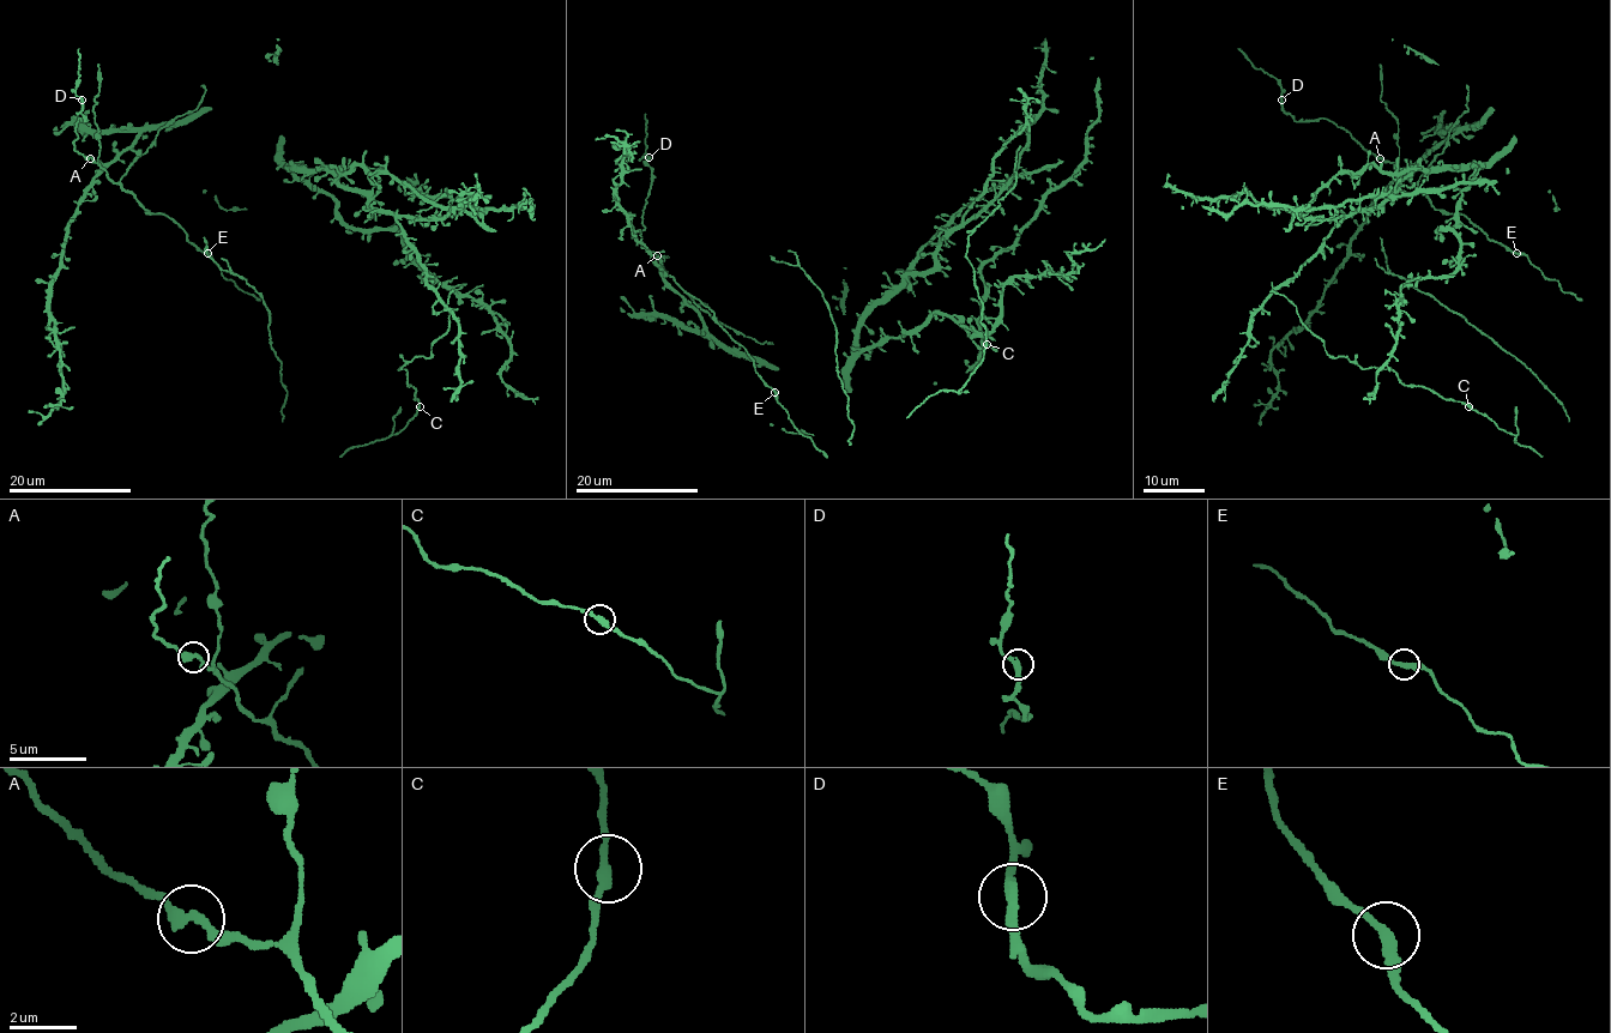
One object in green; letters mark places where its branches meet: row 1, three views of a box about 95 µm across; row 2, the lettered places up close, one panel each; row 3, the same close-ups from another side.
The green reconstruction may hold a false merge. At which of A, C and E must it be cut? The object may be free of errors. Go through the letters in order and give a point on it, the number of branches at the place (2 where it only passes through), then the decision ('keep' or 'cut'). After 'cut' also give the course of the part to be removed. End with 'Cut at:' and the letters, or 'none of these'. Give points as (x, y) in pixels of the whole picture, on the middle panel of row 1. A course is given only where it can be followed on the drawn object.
A: (657, 255) | 2 | keep
C: (987, 344) | 2 | keep
E: (774, 392) | 2 | keep
Cut at: none of these

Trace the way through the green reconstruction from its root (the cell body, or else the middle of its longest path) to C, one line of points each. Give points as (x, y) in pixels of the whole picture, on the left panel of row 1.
C: (409, 242), (426, 281), (448, 294), (448, 330), (432, 355), (399, 368), (420, 406)

